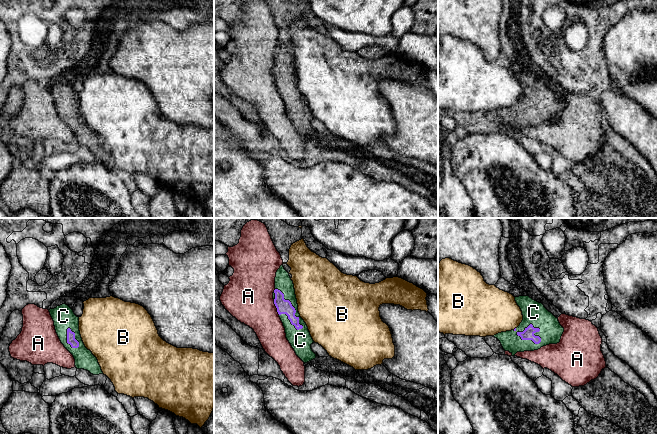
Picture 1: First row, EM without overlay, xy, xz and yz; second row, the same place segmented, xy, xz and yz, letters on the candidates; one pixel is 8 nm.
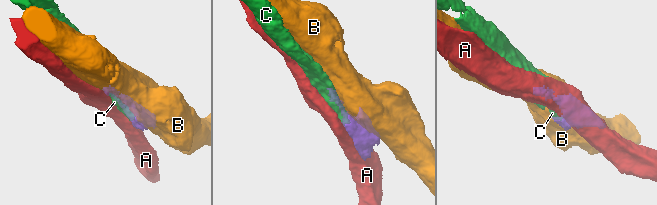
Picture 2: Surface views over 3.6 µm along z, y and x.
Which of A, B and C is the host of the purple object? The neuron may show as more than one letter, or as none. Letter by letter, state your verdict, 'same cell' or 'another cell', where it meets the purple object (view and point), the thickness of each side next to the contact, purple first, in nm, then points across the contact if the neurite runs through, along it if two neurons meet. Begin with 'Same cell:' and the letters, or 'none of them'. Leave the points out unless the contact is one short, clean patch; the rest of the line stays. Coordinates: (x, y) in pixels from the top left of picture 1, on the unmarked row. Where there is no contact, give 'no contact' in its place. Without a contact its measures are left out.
Same cell: C
A: another cell | xz (276, 83) | 120/400 nm
B: another cell | no contact
C: same cell | xz (293, 83) | 120/140 nm

